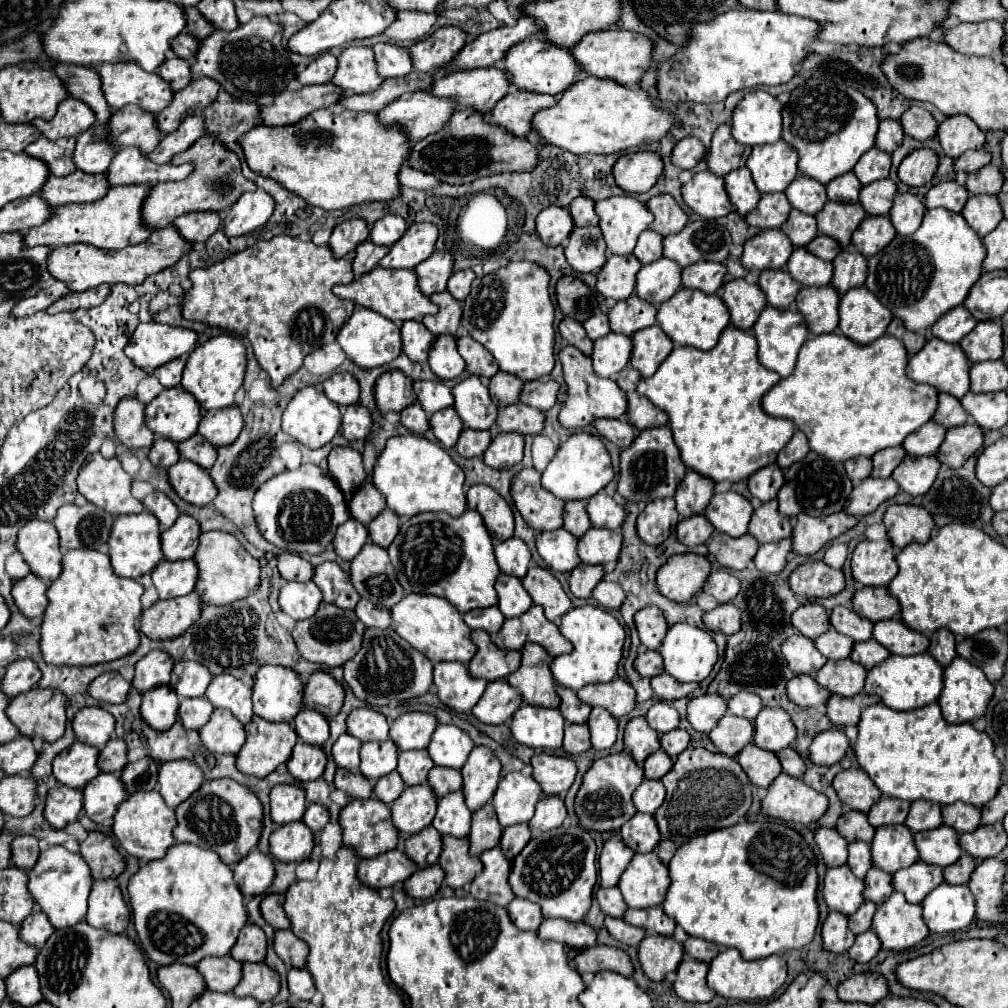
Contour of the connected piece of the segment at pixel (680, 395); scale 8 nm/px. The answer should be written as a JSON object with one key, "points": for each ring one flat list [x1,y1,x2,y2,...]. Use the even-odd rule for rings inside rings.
{"points":[[728,325,720,335,720,341,710,351,698,351,692,347,674,347,670,357,664,359,658,371,650,379,642,379,638,383,638,393,650,399,652,405,662,409,668,415,668,425,674,435,674,443,680,451,682,463,696,471,702,477,720,481,742,481,754,471,776,461,778,451,790,441,794,433,794,425,788,419,772,419,760,407,760,399,766,391,770,391,780,377,776,373,764,369,756,361,756,339,750,331,736,329]]}

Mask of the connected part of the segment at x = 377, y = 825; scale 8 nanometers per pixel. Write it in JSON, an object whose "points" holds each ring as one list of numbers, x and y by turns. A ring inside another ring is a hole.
{"points":[[370,797,370,799,352,799,346,807,340,811,340,827,342,827,342,843,344,847,350,847,360,859,364,857,376,857,384,851,390,851,398,843,396,827,390,819,390,805,384,805,382,801]]}

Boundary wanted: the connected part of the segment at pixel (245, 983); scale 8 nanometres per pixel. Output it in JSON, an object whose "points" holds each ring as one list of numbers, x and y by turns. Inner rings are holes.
{"points":[[244,963,242,979,234,987,236,997,254,997,258,1003,270,1001,280,991,280,977,266,963]]}

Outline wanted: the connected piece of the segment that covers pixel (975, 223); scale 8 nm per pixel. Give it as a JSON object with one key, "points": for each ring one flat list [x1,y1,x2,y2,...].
{"points":[[994,195,968,197,966,207,962,211,962,217,978,233,978,237,984,237,986,233,990,233,1004,219,1002,209,998,205,998,199]]}

